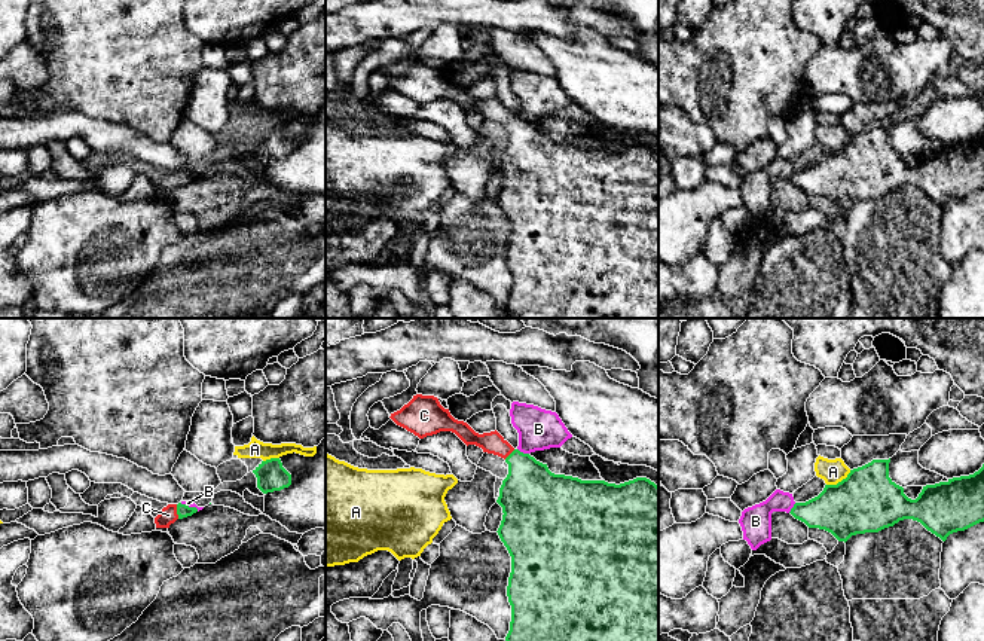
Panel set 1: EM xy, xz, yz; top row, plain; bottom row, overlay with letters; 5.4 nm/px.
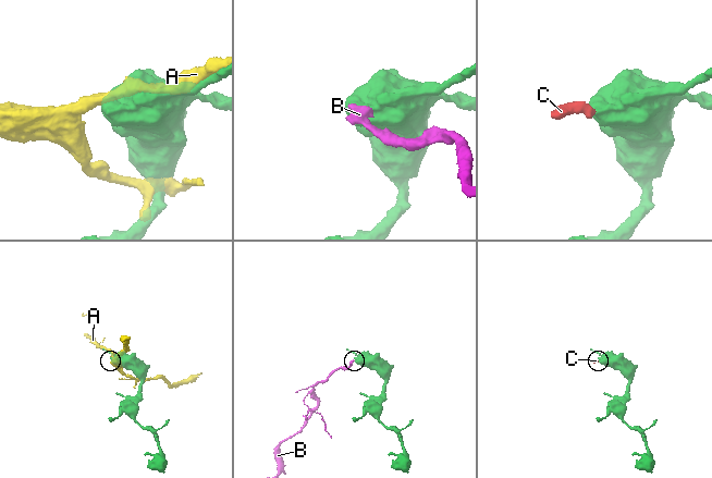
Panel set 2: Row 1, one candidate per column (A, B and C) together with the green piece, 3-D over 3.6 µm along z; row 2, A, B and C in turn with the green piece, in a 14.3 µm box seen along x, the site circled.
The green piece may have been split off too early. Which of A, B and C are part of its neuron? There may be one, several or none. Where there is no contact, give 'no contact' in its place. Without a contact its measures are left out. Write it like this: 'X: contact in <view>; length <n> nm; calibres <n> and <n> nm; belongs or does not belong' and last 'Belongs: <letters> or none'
A: contact in yz; length 160 nm; calibres 340 and 130 nm; does not belong
B: contact in xz; length 70 nm; calibres 340 and 220 nm; does not belong
C: contact in xy; length 80 nm; calibres 70 and 90 nm; belongs
Belongs: C

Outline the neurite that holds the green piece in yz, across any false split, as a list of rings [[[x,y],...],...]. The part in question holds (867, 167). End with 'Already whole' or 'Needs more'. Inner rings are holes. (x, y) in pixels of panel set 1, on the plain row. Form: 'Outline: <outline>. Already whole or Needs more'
Outline: [[[873,126],[871,129],[850,137],[846,146],[837,152],[825,152],[823,158],[806,168],[795,170],[791,181],[809,195],[831,199],[838,208],[847,208],[852,202],[878,199],[893,193],[899,187],[913,186],[942,208],[957,198],[965,198],[984,189],[984,131],[969,143],[960,143],[923,153],[916,167],[904,161],[904,155],[889,144],[889,126]]]. Already whole

